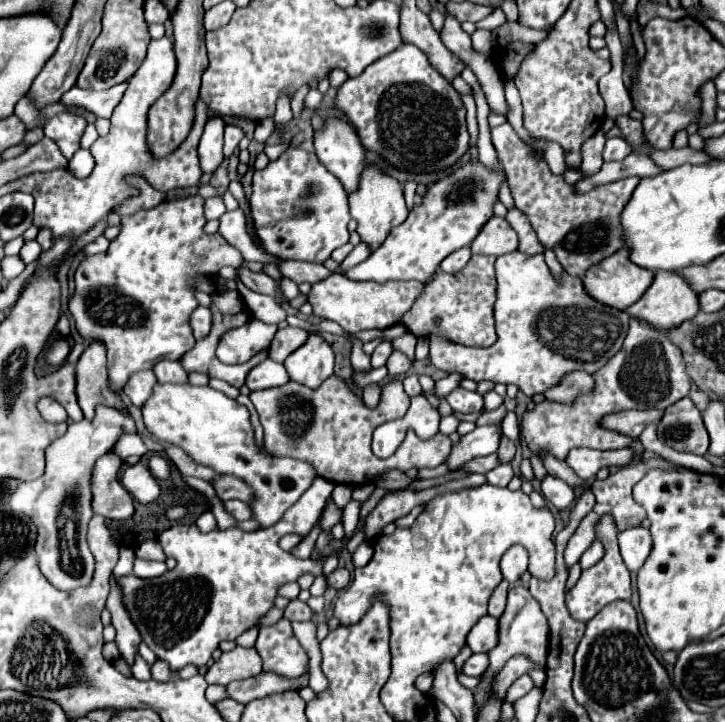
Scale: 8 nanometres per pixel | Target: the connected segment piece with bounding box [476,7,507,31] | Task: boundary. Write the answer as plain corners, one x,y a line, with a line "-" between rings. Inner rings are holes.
497,7
493,10
492,15
488,16
488,19
482,19
481,21
476,23
476,28
486,29
489,31
493,31
497,29
497,27
501,27
503,23
507,21
503,11

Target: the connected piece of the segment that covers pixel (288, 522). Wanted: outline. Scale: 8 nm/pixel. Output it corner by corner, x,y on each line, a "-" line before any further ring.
313,479
311,487
285,511
279,523
253,533
237,527
201,533
197,525
173,525
161,531
158,541
166,556
176,560
177,567
157,579
139,579
135,575
119,579
123,603
153,653
173,669
181,669
187,663
203,667
221,641
233,641
259,623
273,607
279,585
297,581
305,571
319,575
321,563
311,559
301,561
277,543
287,533
307,535
319,519
333,487
327,479

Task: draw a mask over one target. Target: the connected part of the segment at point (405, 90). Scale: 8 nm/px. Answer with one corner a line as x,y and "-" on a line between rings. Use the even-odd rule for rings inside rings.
405,43
397,51
371,63
359,77
347,79
335,97
335,109
339,109
347,121
355,127
361,145
381,155
389,165
409,173
445,171
455,165
469,151
469,133
465,125
465,107
459,93
449,81
445,81
427,61
423,51

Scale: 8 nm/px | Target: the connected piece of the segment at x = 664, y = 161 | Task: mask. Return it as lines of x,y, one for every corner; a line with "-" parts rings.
681,147
681,149
667,149
667,151
655,151
649,155
657,167
661,167
663,171
665,169
675,169
675,167
681,167
685,163
691,163
691,165
699,165
699,163
705,163
709,157
707,153
703,151
697,151
697,149
691,149
691,147

